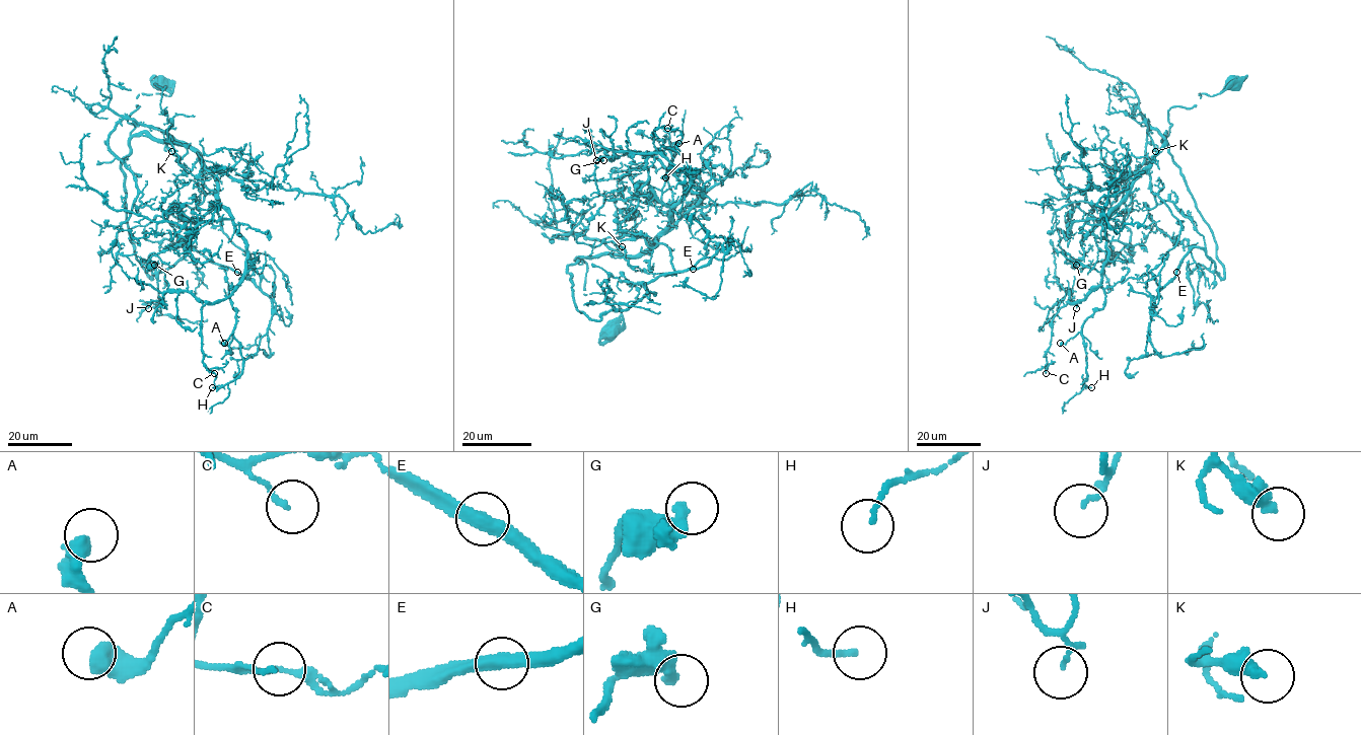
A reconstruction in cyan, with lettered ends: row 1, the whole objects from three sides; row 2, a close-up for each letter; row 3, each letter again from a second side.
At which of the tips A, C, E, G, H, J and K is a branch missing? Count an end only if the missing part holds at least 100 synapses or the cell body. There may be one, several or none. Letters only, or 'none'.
none

